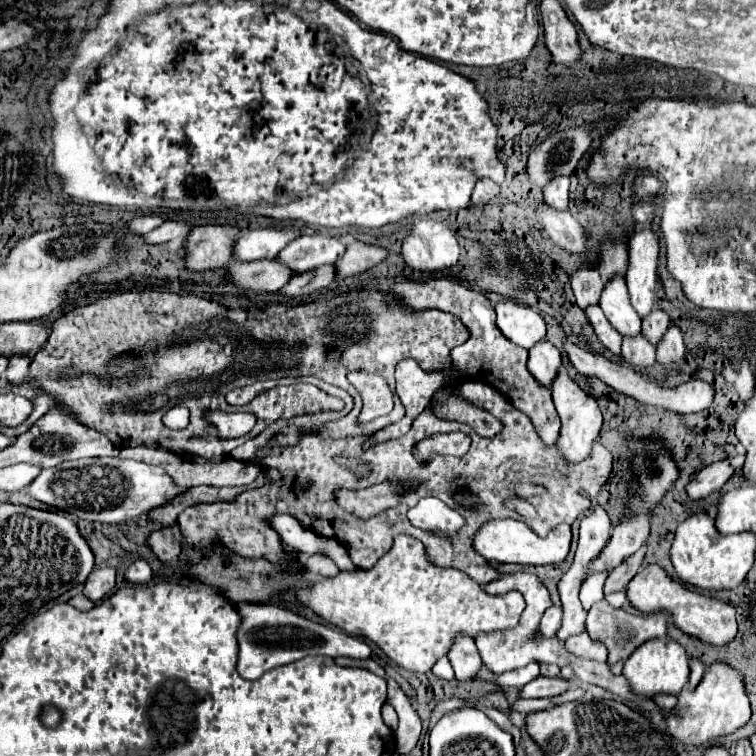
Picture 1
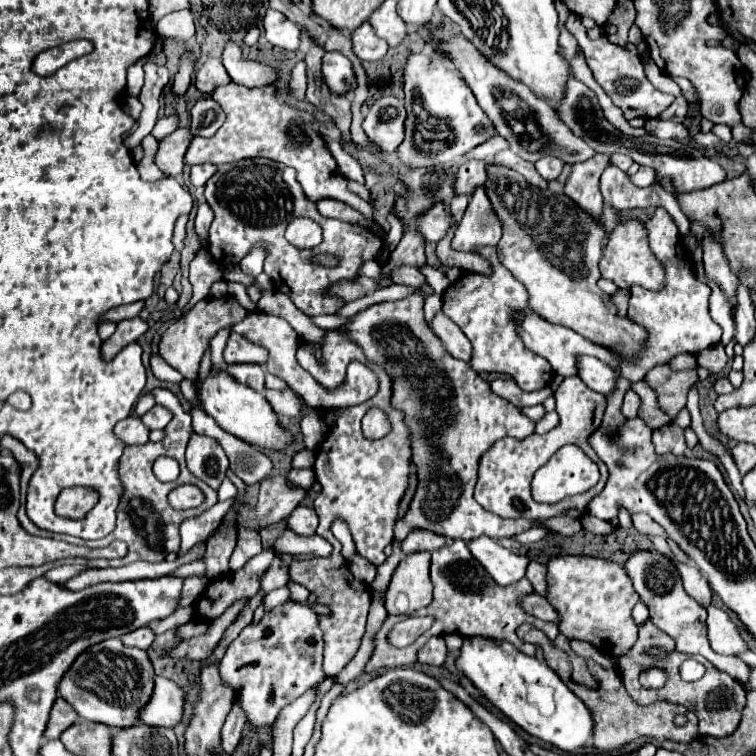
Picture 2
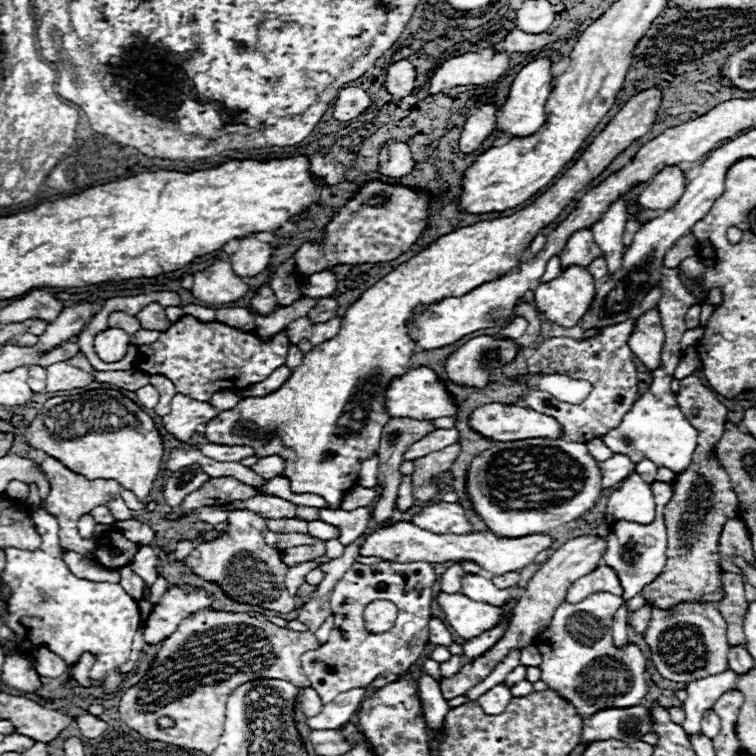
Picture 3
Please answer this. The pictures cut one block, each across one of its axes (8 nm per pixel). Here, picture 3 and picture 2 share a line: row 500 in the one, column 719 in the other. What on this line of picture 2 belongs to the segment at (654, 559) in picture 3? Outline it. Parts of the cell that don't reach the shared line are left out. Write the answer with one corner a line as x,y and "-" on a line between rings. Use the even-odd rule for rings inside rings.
656,550
652,552
642,552
634,554
630,562
626,562
626,572
632,578
632,584
636,592
640,594
640,600
650,608
650,618
654,624
658,624
666,634
670,634
676,640
676,650
684,654
702,654
706,660
710,660
718,670
728,672
730,676
738,678
742,684
748,684
750,680
750,666
742,662
736,656
720,656
710,650
708,638
706,638
706,608
702,608
694,598
690,598
682,586
680,574
674,568
674,564
658,554

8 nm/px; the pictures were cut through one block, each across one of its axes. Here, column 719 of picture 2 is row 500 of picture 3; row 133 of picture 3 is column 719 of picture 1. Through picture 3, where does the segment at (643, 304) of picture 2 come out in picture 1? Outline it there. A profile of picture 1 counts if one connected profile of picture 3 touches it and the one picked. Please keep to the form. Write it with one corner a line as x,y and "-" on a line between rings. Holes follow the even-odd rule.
646,566
644,570
640,570
634,576
634,580
630,580
630,584
626,588
626,596
628,596
630,604
644,614
668,612
670,620
674,622
674,626
680,632
684,632
684,634
688,634
688,636
692,636
704,644
726,646
738,634
736,610
730,604
684,588
682,584
670,580
660,566

